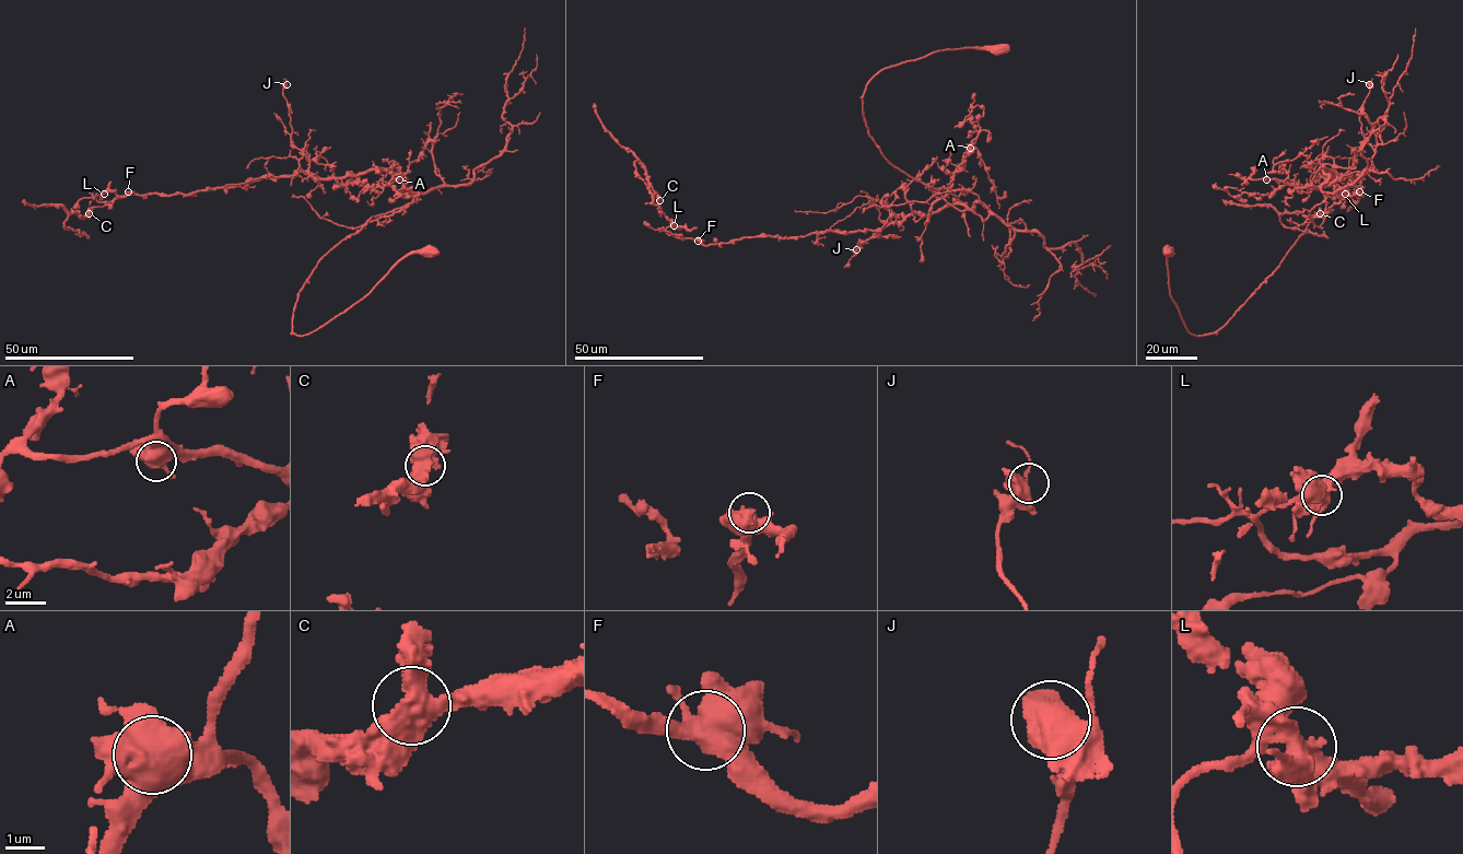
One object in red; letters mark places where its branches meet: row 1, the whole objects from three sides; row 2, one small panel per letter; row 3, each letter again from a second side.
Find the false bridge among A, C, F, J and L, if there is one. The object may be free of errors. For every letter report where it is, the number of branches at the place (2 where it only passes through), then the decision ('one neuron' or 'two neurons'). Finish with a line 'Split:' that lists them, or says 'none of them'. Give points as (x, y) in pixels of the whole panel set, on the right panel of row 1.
A: (1266, 179) | 3 | one neuron
C: (1320, 213) | 3 | one neuron
F: (1359, 191) | 3 | one neuron
J: (1369, 84) | 3 | one neuron
L: (1345, 194) | 4 | two neurons
Split: L

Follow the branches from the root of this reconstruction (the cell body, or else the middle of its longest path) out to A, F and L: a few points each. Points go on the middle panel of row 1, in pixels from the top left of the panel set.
A: (1001, 49), (890, 66), (863, 94), (886, 159), (939, 192), (975, 194), (973, 209), (949, 192), (970, 148)
F: (1001, 49), (890, 66), (863, 97), (889, 162), (983, 206), (876, 230), (698, 241)
L: (1001, 49), (890, 66), (863, 97), (889, 162), (983, 206), (706, 245), (668, 235), (674, 225)

